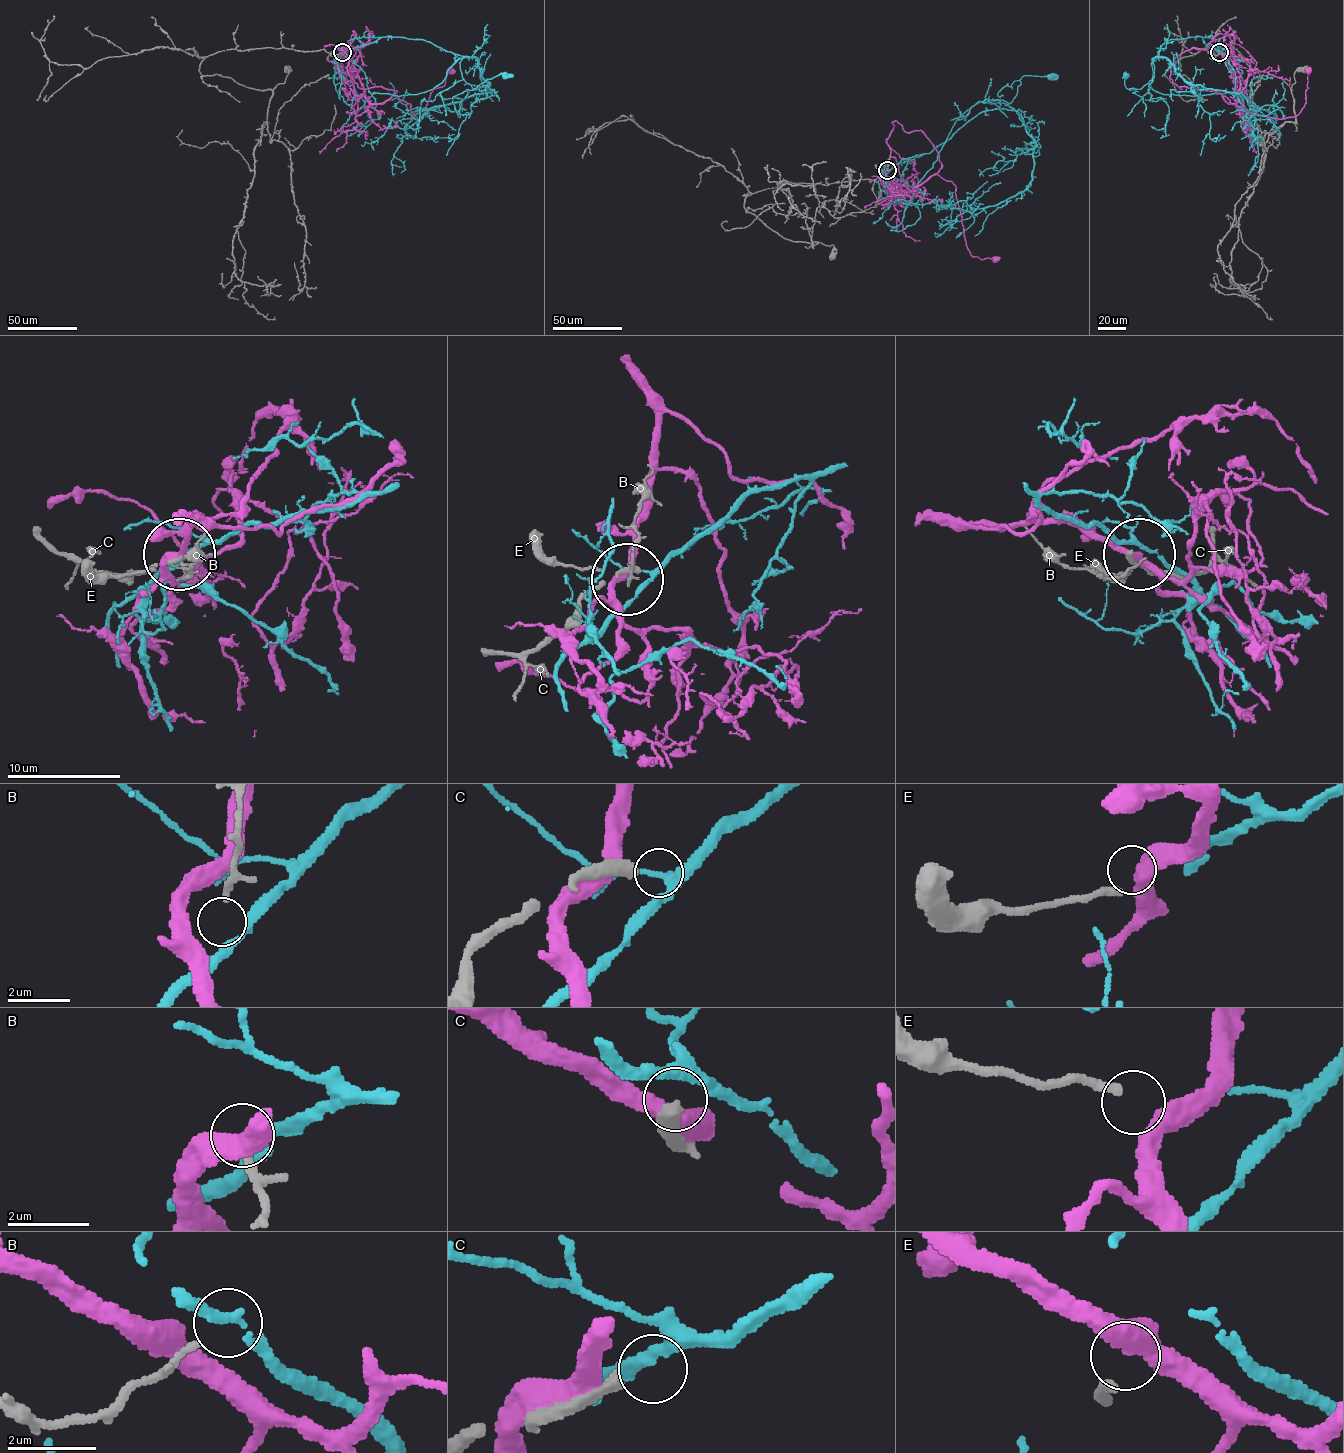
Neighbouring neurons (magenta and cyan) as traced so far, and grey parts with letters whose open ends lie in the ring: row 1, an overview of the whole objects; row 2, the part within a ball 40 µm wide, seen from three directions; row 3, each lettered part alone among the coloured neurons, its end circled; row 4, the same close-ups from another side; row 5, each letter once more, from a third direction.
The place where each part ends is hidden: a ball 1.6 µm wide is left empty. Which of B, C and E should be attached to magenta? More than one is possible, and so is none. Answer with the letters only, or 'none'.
E

